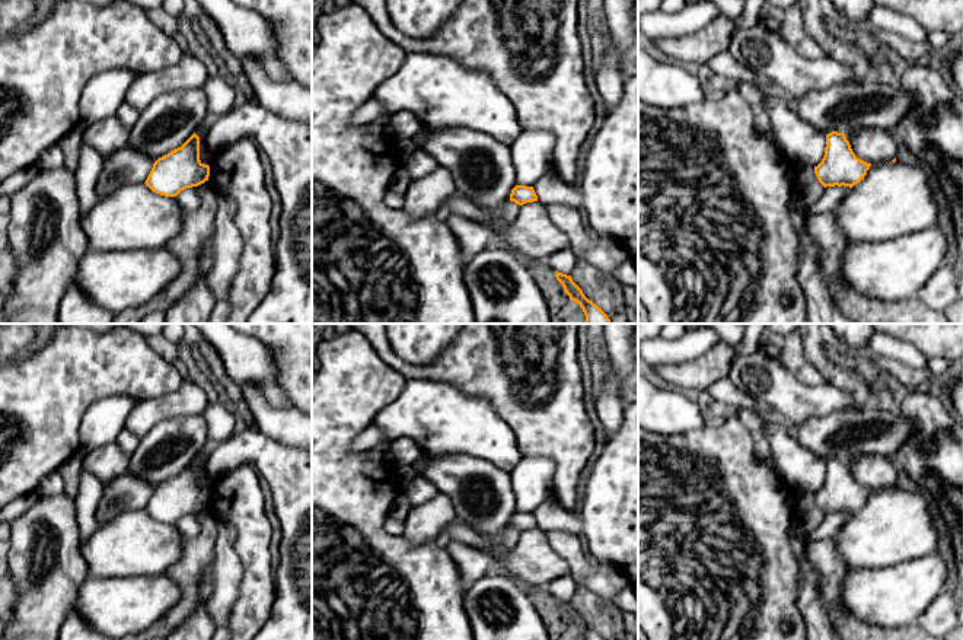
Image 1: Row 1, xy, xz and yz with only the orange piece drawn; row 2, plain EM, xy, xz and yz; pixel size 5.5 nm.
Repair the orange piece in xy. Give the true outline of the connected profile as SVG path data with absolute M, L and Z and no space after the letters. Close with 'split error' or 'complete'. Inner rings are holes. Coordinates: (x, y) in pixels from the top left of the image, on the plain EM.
M194 459L181 474L159 484L146 506L156 520L176 523L208 507L210 493L200 487L200 464Z; complete

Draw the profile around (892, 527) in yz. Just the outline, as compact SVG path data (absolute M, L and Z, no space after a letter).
M871 491L835 539L849 569L887 567L935 554L929 499L922 491Z

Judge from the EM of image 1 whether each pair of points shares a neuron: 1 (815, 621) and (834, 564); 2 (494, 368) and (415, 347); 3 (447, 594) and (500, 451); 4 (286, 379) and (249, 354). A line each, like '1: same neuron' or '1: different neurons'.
1: different neurons
2: different neurons
3: different neurons
4: different neurons

